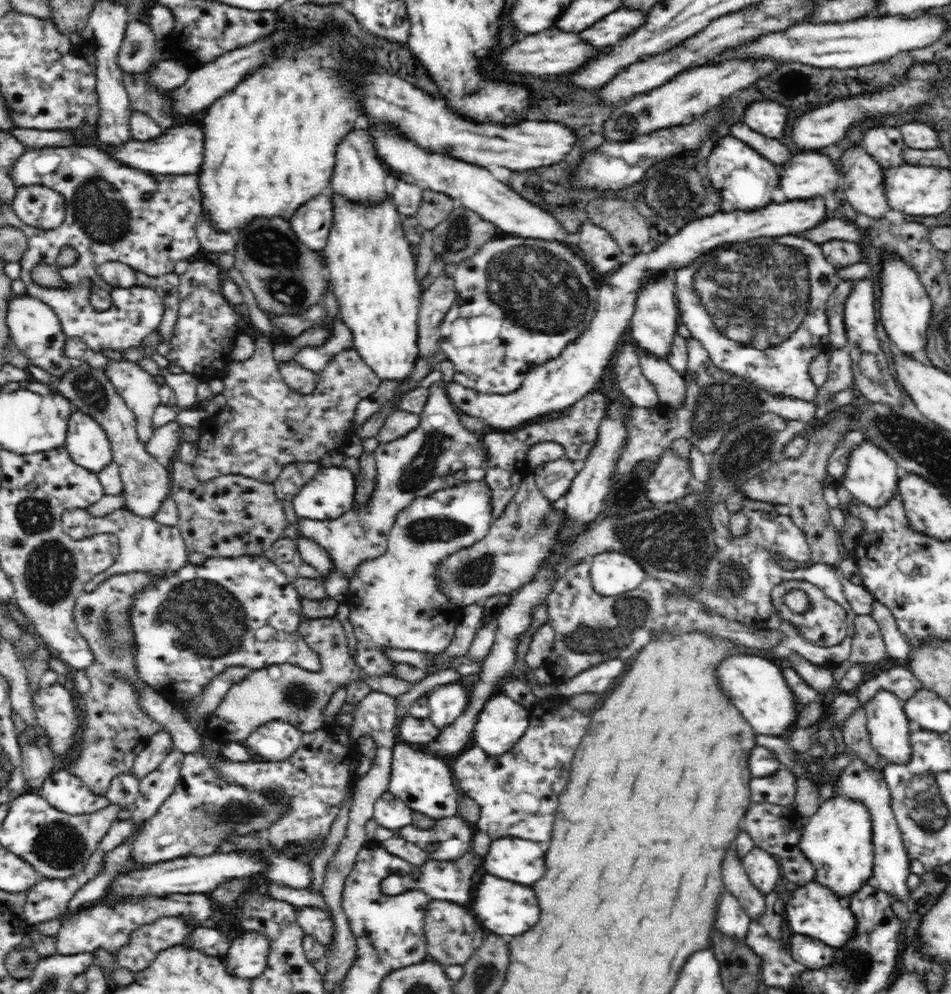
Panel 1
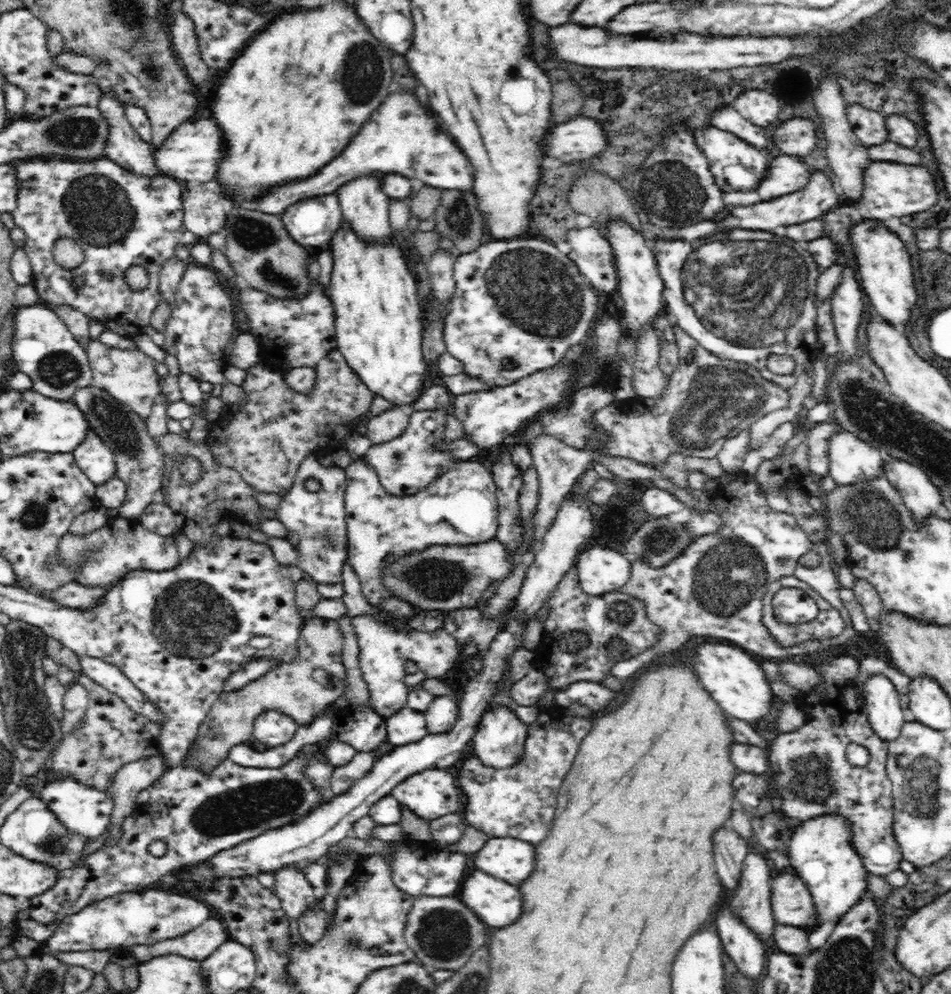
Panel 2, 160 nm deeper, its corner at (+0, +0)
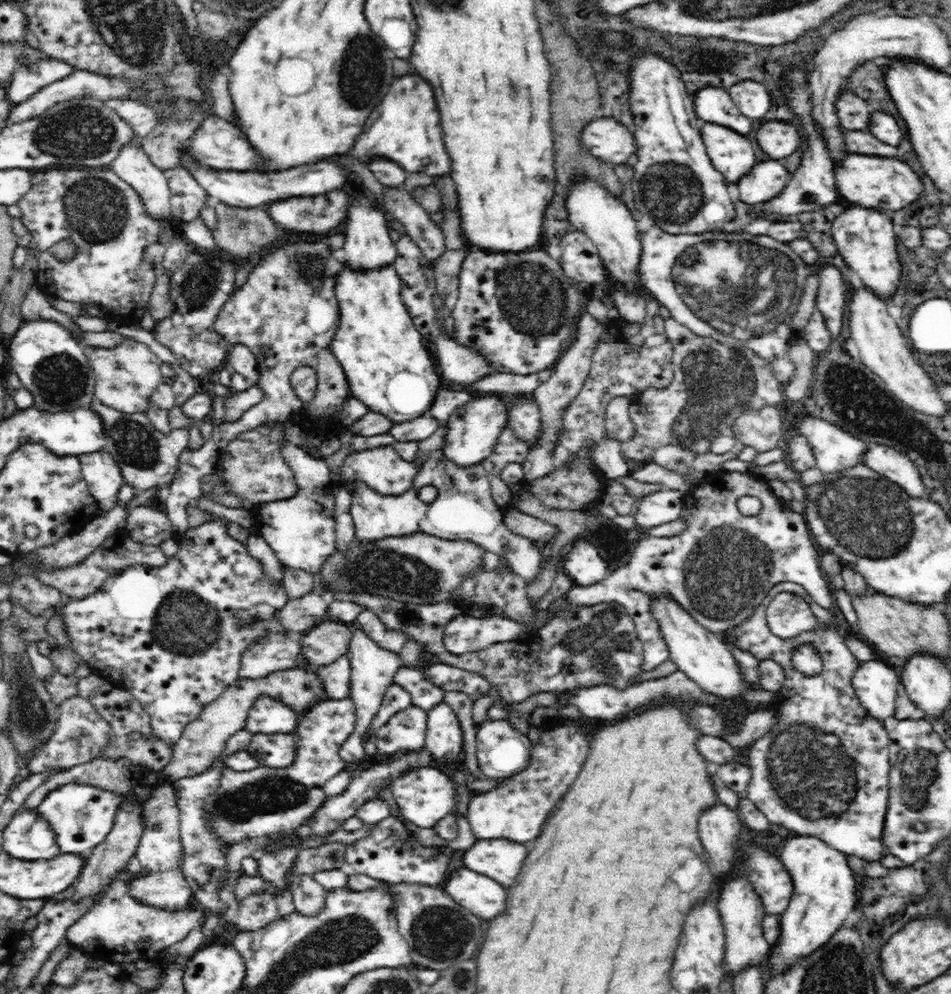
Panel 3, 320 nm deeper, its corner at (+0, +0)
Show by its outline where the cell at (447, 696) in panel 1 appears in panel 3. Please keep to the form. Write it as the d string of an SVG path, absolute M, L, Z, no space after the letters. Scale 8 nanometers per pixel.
M446 703L436 705L427 712L424 749L433 757L433 764L462 761L463 733L460 721Z

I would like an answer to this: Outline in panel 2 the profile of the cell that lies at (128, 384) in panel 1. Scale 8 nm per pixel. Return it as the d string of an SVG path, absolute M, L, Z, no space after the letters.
M99 340L88 342L87 349L88 364L91 366L97 387L146 420L150 416L154 400L162 392L160 376L156 370L157 362L140 350L118 349L106 346Z

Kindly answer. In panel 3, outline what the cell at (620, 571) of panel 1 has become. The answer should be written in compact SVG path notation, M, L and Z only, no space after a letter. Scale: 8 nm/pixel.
M585 540L576 541L564 557L560 569L573 581L573 585L586 587L601 583L608 574L604 560L594 550L594 546Z

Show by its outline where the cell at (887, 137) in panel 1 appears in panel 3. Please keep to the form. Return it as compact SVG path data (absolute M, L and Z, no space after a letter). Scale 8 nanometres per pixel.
M843 91L834 105L838 121L847 131L867 131L873 106L851 91Z

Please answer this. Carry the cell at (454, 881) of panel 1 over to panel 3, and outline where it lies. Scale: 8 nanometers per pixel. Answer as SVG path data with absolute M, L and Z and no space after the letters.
M390 815L378 824L370 825L370 832L345 848L344 861L346 869L356 874L364 874L382 880L384 883L398 884L426 884L441 886L448 876L448 862L450 858L442 854L441 848L428 848L418 843L403 822Z

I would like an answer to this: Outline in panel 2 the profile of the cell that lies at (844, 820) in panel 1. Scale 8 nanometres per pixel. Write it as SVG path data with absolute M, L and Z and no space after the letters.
M826 812L817 817L808 818L798 824L787 842L787 856L796 876L805 881L813 896L813 908L816 908L817 930L821 926L838 922L867 891L866 867L861 856L856 854L852 844L853 830L848 821L839 813Z

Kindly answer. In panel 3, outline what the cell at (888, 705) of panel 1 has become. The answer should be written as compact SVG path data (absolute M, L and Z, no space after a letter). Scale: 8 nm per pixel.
M878 659L861 662L852 678L862 706L879 722L894 715L900 683L899 672Z

